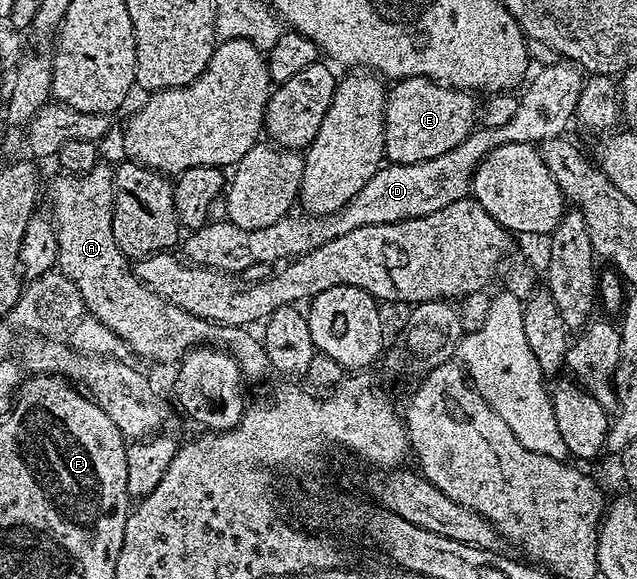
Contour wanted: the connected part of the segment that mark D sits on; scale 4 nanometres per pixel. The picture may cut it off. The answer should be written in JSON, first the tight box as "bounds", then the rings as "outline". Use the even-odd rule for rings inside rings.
{"bounds":[182,61,586,275],"outline":[[[571,61],[556,62],[560,63],[552,63],[549,67],[542,68],[536,76],[531,76],[532,84],[530,79],[523,88],[525,91],[524,95],[519,96],[518,110],[511,121],[506,121],[506,125],[475,128],[461,145],[456,145],[454,149],[428,162],[408,166],[381,166],[374,177],[340,211],[332,211],[326,215],[292,213],[280,218],[273,225],[254,230],[244,230],[227,219],[210,221],[189,234],[191,236],[184,245],[184,251],[182,250],[183,256],[197,266],[206,266],[232,275],[236,272],[236,275],[240,275],[251,265],[275,264],[305,255],[306,252],[320,248],[327,241],[342,237],[353,229],[417,219],[428,216],[456,200],[467,198],[477,165],[494,148],[510,143],[539,145],[550,137],[569,130],[568,122],[573,122],[586,75]]]}

